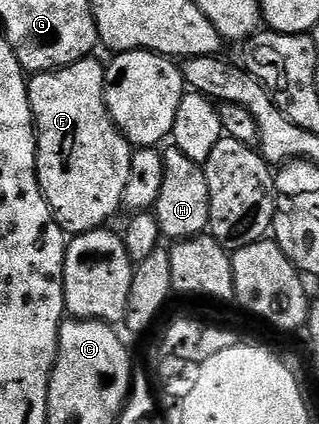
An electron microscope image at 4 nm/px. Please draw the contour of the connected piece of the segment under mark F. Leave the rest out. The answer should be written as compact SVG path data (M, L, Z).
M97 57L80 59L57 71L42 71L28 80L29 104L37 133L37 180L53 211L53 219L66 236L82 235L104 228L116 211L122 210L123 189L131 174L134 148L115 126L105 104L105 69Z

